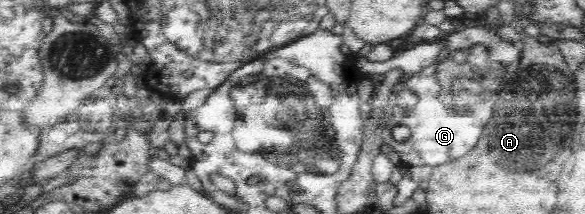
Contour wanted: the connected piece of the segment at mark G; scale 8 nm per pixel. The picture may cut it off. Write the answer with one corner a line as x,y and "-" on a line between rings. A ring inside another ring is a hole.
472,24
466,28
442,33
436,41
440,44
436,63
415,72
405,82
395,84
394,90
406,87
416,92
416,106
411,108
412,112
404,113
389,102
388,106
392,106
393,113
380,132
383,141
392,146
404,166
436,166
446,159
469,151
478,142
482,128
490,118
490,104
496,102
496,88
504,88
504,84
511,78
510,74
516,71
522,56
523,41
514,42
504,38
494,24
-
400,124
411,130
411,137
406,142
398,142
391,135
391,129

